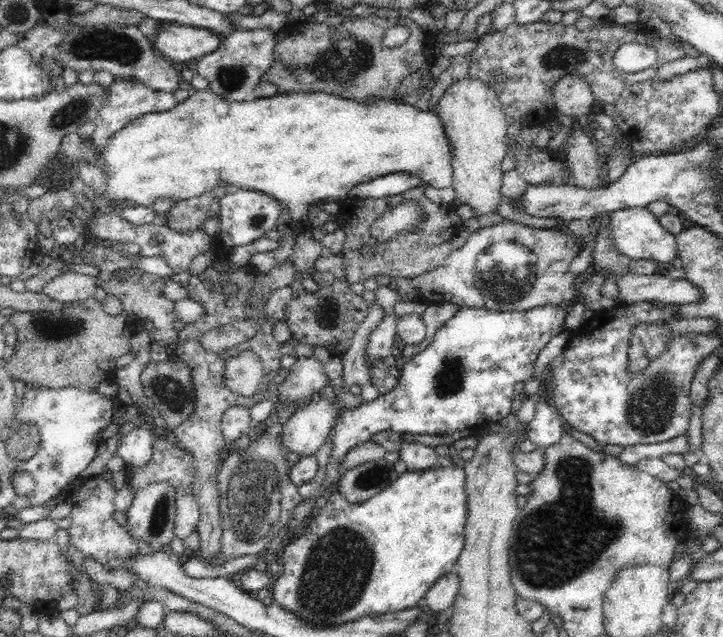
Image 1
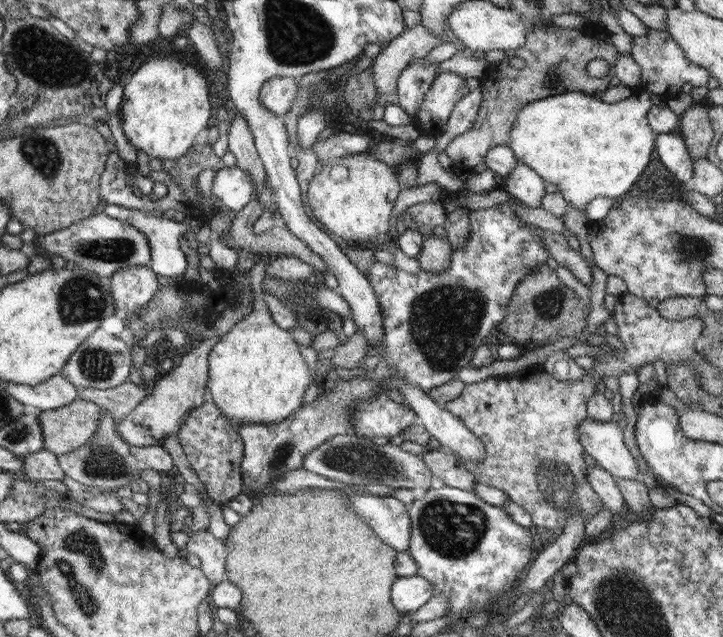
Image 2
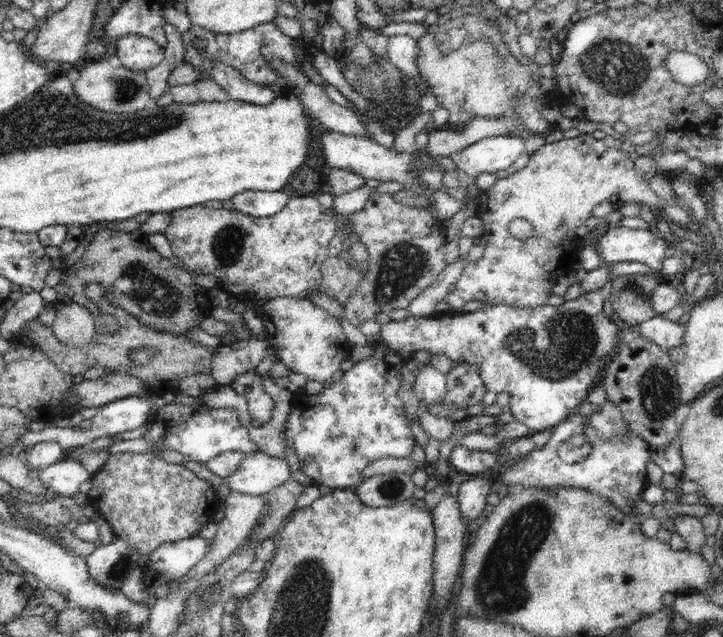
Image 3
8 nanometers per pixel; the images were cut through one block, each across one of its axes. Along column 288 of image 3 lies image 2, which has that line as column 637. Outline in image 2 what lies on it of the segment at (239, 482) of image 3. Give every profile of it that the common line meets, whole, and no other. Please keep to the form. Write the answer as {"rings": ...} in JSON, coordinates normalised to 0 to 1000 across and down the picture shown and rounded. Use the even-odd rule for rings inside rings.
{"rings":[[[811,655],[799,667],[799,689],[804,691],[805,702],[809,703],[811,713],[816,713],[822,722],[822,728],[831,732],[849,749],[866,754],[888,754],[888,744],[882,738],[880,724],[870,710],[863,695],[862,678],[855,669],[855,662],[830,662]]]}

